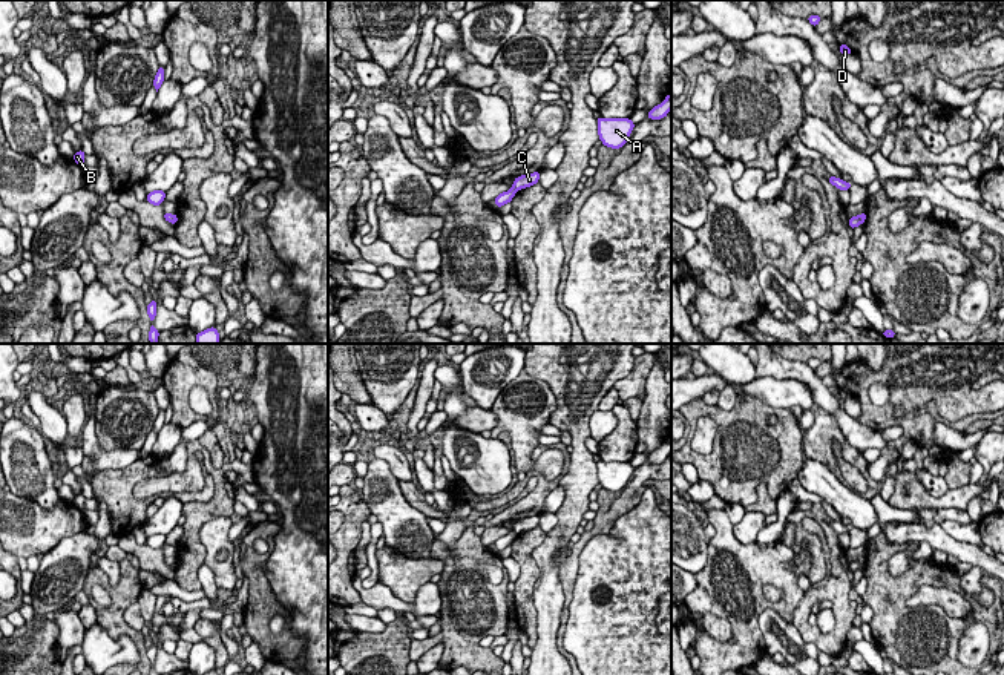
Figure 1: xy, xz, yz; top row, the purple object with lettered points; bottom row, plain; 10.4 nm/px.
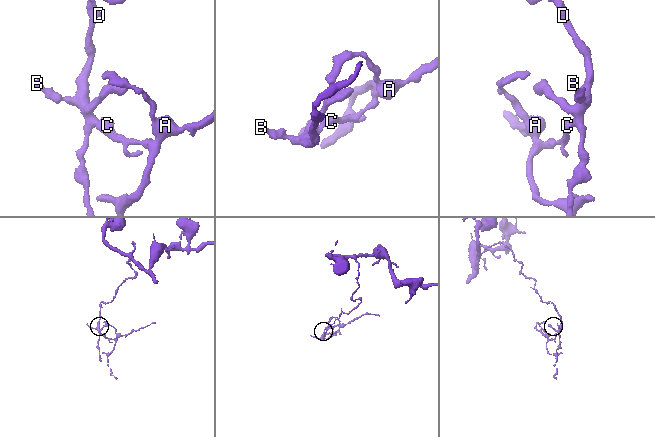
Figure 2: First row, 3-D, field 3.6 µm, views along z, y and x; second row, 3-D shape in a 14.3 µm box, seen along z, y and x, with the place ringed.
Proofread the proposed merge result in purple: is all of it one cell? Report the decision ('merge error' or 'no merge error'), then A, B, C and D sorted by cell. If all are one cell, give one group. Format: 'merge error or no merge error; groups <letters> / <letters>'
merge error; groups A C / B D

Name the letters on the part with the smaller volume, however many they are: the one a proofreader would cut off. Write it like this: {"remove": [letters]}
{"remove": ["A", "C"]}

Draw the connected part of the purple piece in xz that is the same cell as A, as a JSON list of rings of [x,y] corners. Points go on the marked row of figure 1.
[[[602,118],[596,120],[598,123],[598,135],[604,146],[612,149],[622,147],[633,127],[635,123],[630,118]]]

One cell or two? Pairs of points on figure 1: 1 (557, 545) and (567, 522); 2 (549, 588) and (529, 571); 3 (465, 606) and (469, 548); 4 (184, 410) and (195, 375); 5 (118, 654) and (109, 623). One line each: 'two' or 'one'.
1: one
2: two
3: one
4: one
5: two

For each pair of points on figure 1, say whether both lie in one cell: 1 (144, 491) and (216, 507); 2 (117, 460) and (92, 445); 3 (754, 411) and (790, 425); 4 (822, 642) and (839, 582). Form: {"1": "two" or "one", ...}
{"1": "one", "2": "one", "3": "one", "4": "one"}

